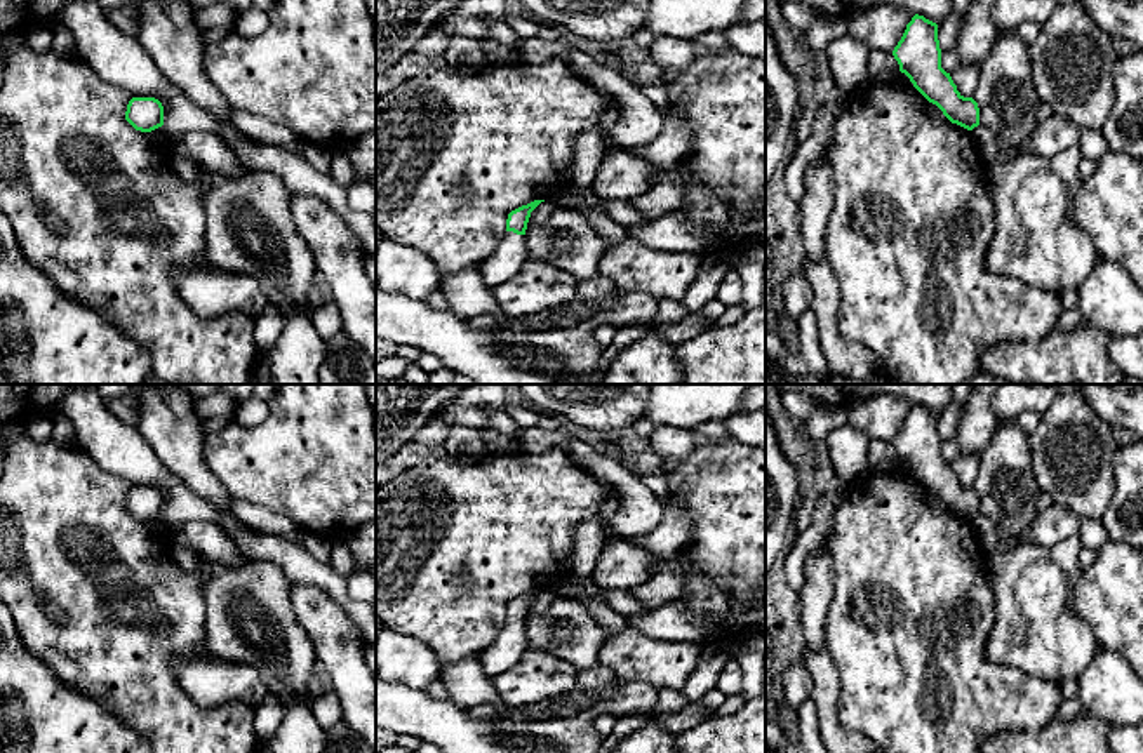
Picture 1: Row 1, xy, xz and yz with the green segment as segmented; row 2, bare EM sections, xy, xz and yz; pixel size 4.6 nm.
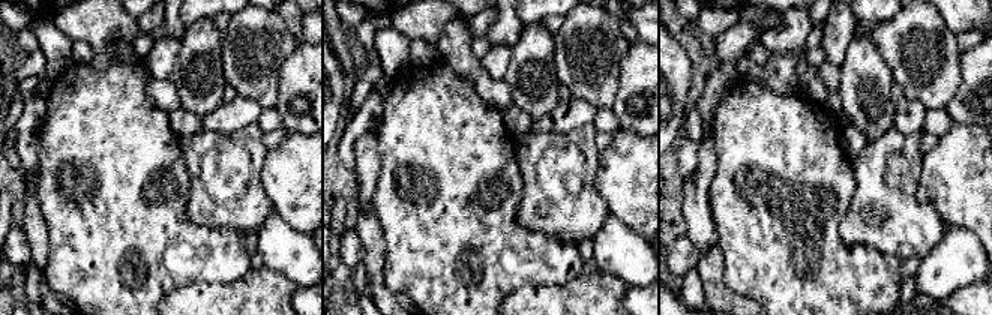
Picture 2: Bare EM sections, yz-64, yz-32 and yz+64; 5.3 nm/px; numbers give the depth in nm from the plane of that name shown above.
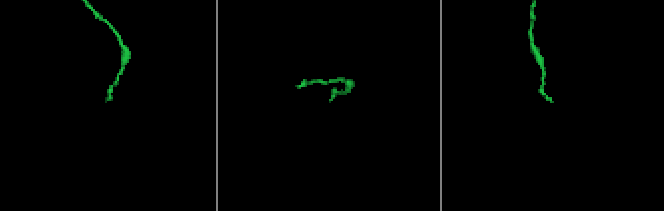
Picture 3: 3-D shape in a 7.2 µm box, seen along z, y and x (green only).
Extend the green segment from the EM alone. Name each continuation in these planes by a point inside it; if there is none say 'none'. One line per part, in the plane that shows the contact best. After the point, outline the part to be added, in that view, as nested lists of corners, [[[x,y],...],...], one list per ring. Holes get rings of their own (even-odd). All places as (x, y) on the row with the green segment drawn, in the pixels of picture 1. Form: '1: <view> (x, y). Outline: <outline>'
1: xz (508, 258). Outline: [[[506,231],[496,250],[477,264],[487,287],[511,280],[525,263],[525,235]]]

